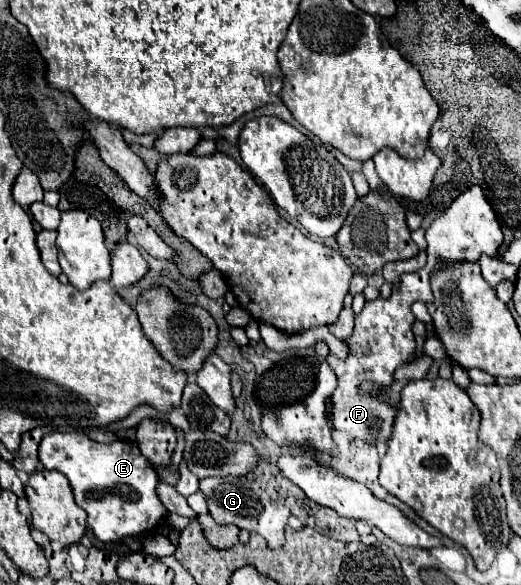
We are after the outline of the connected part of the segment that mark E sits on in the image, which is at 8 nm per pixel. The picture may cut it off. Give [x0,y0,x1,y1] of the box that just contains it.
[38,432,168,542]

